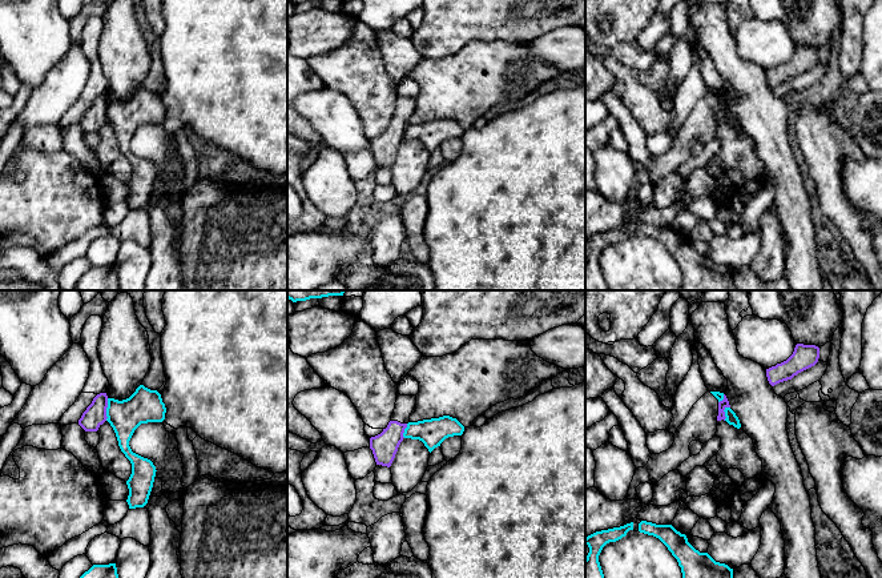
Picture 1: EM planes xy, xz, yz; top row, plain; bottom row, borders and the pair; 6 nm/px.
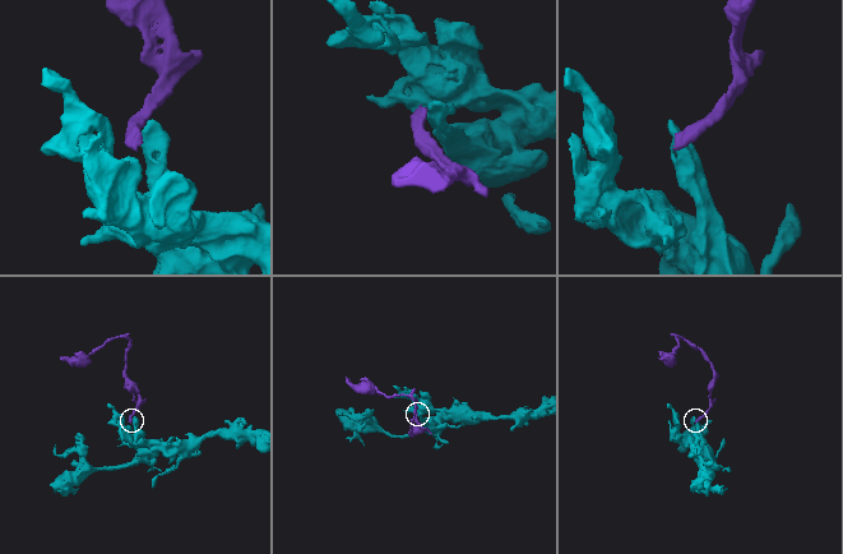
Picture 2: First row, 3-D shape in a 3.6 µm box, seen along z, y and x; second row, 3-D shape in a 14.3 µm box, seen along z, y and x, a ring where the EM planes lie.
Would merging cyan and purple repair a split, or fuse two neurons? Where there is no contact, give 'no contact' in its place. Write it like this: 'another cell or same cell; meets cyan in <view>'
another cell; meets cyan in xy

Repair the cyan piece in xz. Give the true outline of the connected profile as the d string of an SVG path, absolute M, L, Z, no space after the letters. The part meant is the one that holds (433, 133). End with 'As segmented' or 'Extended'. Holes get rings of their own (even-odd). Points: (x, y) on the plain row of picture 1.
M450 117L439 120L423 121L418 124L408 124L404 131L403 139L411 141L419 141L431 154L435 149L454 137L462 137L464 128Z. As segmented

